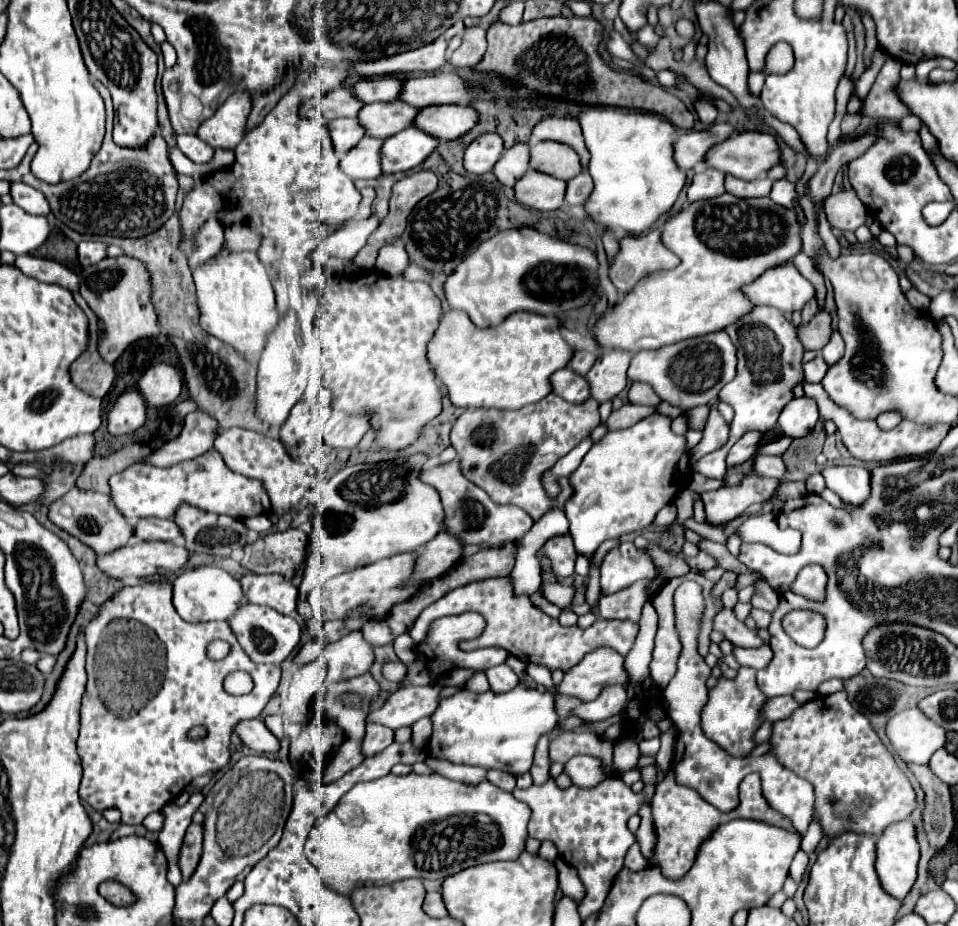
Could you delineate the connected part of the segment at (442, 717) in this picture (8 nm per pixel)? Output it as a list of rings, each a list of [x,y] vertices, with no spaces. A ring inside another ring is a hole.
[[[520,684],[504,694],[456,692],[454,696],[440,700],[432,714],[432,722],[434,732],[424,748],[430,758],[480,766],[486,770],[504,770],[518,776],[530,770],[538,738],[554,730],[558,716],[550,692],[542,694]]]

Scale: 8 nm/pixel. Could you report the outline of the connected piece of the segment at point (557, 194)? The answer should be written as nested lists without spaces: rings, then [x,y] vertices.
[[[530,168],[514,186],[516,200],[538,212],[550,212],[564,206],[566,182]]]

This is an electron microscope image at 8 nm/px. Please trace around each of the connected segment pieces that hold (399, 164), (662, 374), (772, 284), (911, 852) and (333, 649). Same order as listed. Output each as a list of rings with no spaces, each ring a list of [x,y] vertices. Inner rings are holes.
[[[412,126],[400,134],[384,140],[382,166],[384,172],[404,172],[414,166],[420,166],[436,148],[440,140],[426,134],[424,130]]]
[[[720,330],[700,338],[688,338],[684,342],[662,346],[660,350],[640,350],[634,354],[628,368],[628,378],[632,382],[646,382],[652,390],[668,404],[682,410],[708,404],[718,398],[718,392],[736,376],[736,346],[730,336]],[[688,352],[694,352],[694,358],[688,358]]]
[[[788,262],[744,286],[744,294],[748,294],[756,306],[774,306],[782,312],[796,312],[816,296],[816,288],[792,262]]]
[[[912,820],[894,822],[888,826],[882,836],[878,838],[878,860],[876,860],[876,872],[882,880],[882,886],[894,896],[894,898],[906,898],[918,878],[918,862],[920,862],[920,846],[916,840],[916,826]]]
[[[356,630],[334,644],[326,644],[324,658],[328,660],[326,682],[342,682],[366,674],[374,662],[374,650]]]

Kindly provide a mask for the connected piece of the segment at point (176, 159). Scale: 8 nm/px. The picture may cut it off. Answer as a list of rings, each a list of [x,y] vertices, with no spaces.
[[[176,146],[168,150],[168,156],[170,156],[170,164],[176,170],[176,174],[188,174],[188,176],[192,176],[196,172],[196,164],[190,162]]]

